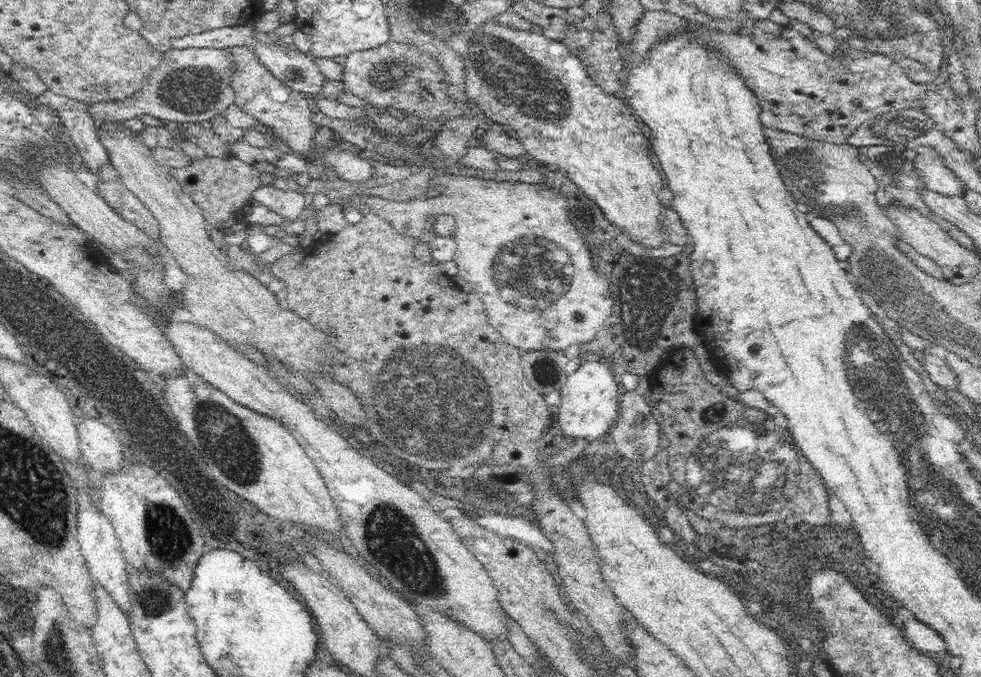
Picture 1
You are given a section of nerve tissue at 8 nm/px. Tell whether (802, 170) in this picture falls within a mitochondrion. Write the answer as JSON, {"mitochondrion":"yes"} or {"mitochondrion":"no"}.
{"mitochondrion":"yes"}

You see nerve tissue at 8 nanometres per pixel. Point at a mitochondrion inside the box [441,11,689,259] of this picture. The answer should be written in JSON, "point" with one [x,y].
{"point":[526,84]}

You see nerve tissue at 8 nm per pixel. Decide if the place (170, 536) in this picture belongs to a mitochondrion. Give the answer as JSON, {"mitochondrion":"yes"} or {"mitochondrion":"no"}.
{"mitochondrion":"yes"}

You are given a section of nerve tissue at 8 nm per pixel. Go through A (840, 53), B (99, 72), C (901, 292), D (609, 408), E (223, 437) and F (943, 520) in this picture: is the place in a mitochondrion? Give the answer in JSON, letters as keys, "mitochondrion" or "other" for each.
{"A":"other","B":"other","C":"mitochondrion","D":"other","E":"mitochondrion","F":"mitochondrion"}

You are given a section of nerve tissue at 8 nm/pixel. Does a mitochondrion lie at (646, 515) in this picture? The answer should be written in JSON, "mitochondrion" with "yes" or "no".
{"mitochondrion":"no"}

